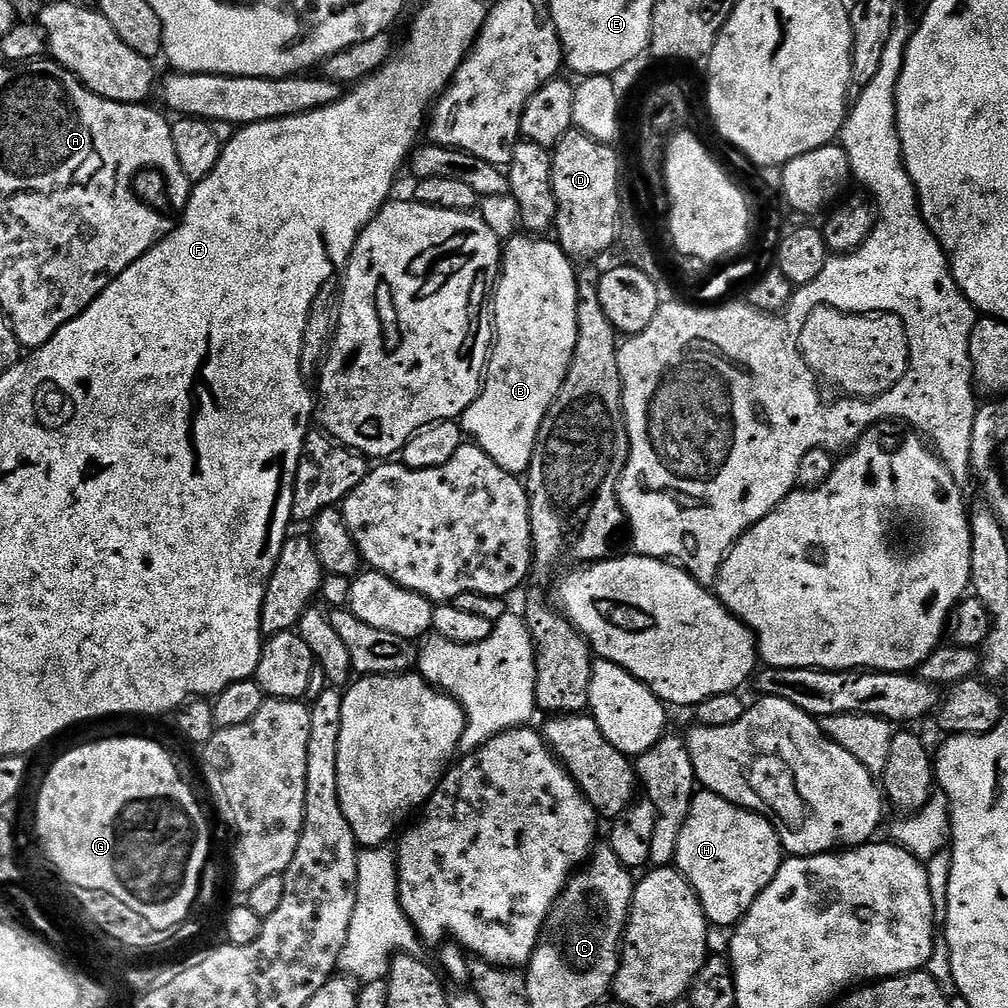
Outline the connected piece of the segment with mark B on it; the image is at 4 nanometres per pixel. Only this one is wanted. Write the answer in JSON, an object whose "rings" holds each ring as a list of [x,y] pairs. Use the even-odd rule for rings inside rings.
{"rings":[[[519,234],[520,236],[516,236],[512,241],[505,243],[502,248],[502,263],[500,265],[500,279],[496,281],[496,290],[494,293],[494,343],[492,345],[492,351],[488,357],[488,366],[486,369],[486,375],[484,378],[484,383],[480,390],[480,397],[477,398],[476,401],[465,410],[464,415],[462,417],[462,428],[465,433],[468,432],[471,439],[481,448],[482,451],[485,452],[487,456],[490,458],[494,458],[494,462],[498,462],[498,466],[502,466],[502,470],[506,470],[507,472],[513,474],[524,474],[529,471],[532,467],[532,456],[536,453],[536,439],[538,438],[538,434],[540,433],[540,427],[542,426],[542,422],[546,418],[546,414],[550,410],[550,406],[556,401],[556,395],[558,394],[558,390],[562,390],[562,382],[566,378],[566,374],[570,370],[570,362],[574,358],[574,346],[578,342],[578,272],[577,269],[572,269],[573,261],[568,257],[568,255],[560,249],[559,243],[555,239],[552,240],[544,240],[548,238],[541,238],[536,234]]]}

